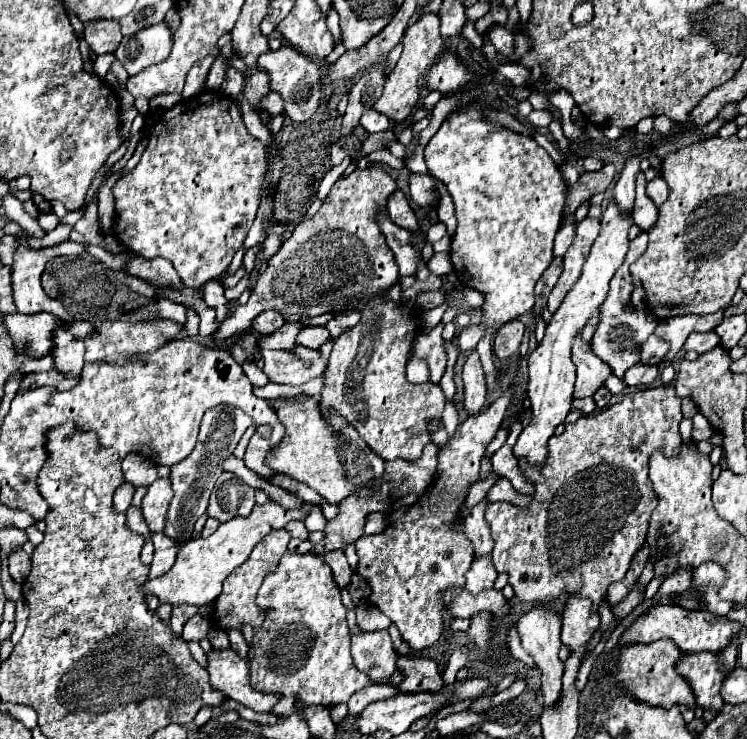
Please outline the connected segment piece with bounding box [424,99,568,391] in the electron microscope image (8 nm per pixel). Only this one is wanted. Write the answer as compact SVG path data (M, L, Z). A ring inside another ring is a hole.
M474 99L462 101L458 109L466 105L470 105L468 111L464 113L452 111L442 121L438 133L426 145L424 157L428 165L428 175L444 183L446 191L454 201L454 211L458 219L458 227L456 233L452 235L452 247L450 247L454 271L458 273L458 279L464 287L472 287L484 295L484 305L482 305L484 315L480 323L484 323L486 337L484 341L478 343L476 351L480 353L480 361L484 365L488 391L492 391L498 381L498 371L494 369L494 361L492 361L492 335L496 333L498 327L502 327L510 319L516 319L532 311L536 301L534 285L554 259L552 255L554 237L562 225L562 215L568 197L568 183L560 175L558 165L550 159L546 149L540 147L532 137L506 129L502 123L488 121L486 119L488 107L478 105Z

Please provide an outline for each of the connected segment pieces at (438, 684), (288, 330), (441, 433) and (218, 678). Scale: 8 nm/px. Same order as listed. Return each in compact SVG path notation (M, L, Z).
M398 657L398 669L406 675L402 681L402 693L440 691L444 687L438 663L422 657Z
M286 323L282 329L258 337L260 349L290 349L296 343L296 335L302 329L300 323Z
M432 423L432 443L442 447L446 445L446 441L448 441L448 433L444 429L444 423Z
M212 647L206 653L206 659L208 659L206 669L212 687L216 687L216 691L222 691L228 699L234 699L258 713L270 711L276 705L276 699L280 699L278 695L264 695L250 687L248 663L246 659L238 657L236 651L232 651L230 647L222 651Z

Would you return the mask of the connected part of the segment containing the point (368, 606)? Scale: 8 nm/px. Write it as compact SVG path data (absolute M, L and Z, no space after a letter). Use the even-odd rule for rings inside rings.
M360 603L356 607L356 619L362 631L380 631L392 625L392 621L384 613L380 613L376 607L372 607L372 603Z

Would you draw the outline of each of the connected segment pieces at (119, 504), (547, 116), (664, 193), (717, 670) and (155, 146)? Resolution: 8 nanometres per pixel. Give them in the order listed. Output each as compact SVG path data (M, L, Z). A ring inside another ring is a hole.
M124 483L118 487L118 491L114 493L114 509L116 511L126 511L130 507L132 495L134 495L134 485L132 483Z
M532 111L532 127L540 129L540 127L548 127L552 121L552 113L550 111Z
M661 176L647 182L646 194L649 198L655 201L656 204L661 204L668 198L668 186Z
M684 653L678 659L676 671L690 683L700 707L714 711L722 709L724 701L720 697L720 687L728 671L718 663L718 653Z
M204 91L204 93L198 93L190 99L184 99L180 101L178 105L174 105L172 109L164 111L164 115L160 117L160 121L152 127L152 133L150 133L150 141L148 141L148 147L144 151L144 155L140 157L138 165L126 173L124 177L118 179L118 183L114 185L112 193L114 193L114 199L116 199L116 217L114 217L114 229L116 229L116 237L122 241L122 245L126 245L126 249L134 251L136 255L142 255L144 259L156 259L156 257L164 257L168 261L172 261L174 269L178 271L182 283L186 287L200 287L204 281L208 279L216 279L220 277L226 267L230 265L232 257L236 255L236 251L240 249L240 245L244 243L252 223L254 223L254 217L256 217L256 211L258 211L258 205L260 205L260 187L264 183L264 171L266 171L266 157L264 157L264 145L252 137L242 121L242 113L240 113L240 105L236 99L232 97L224 97L222 93L218 91Z

